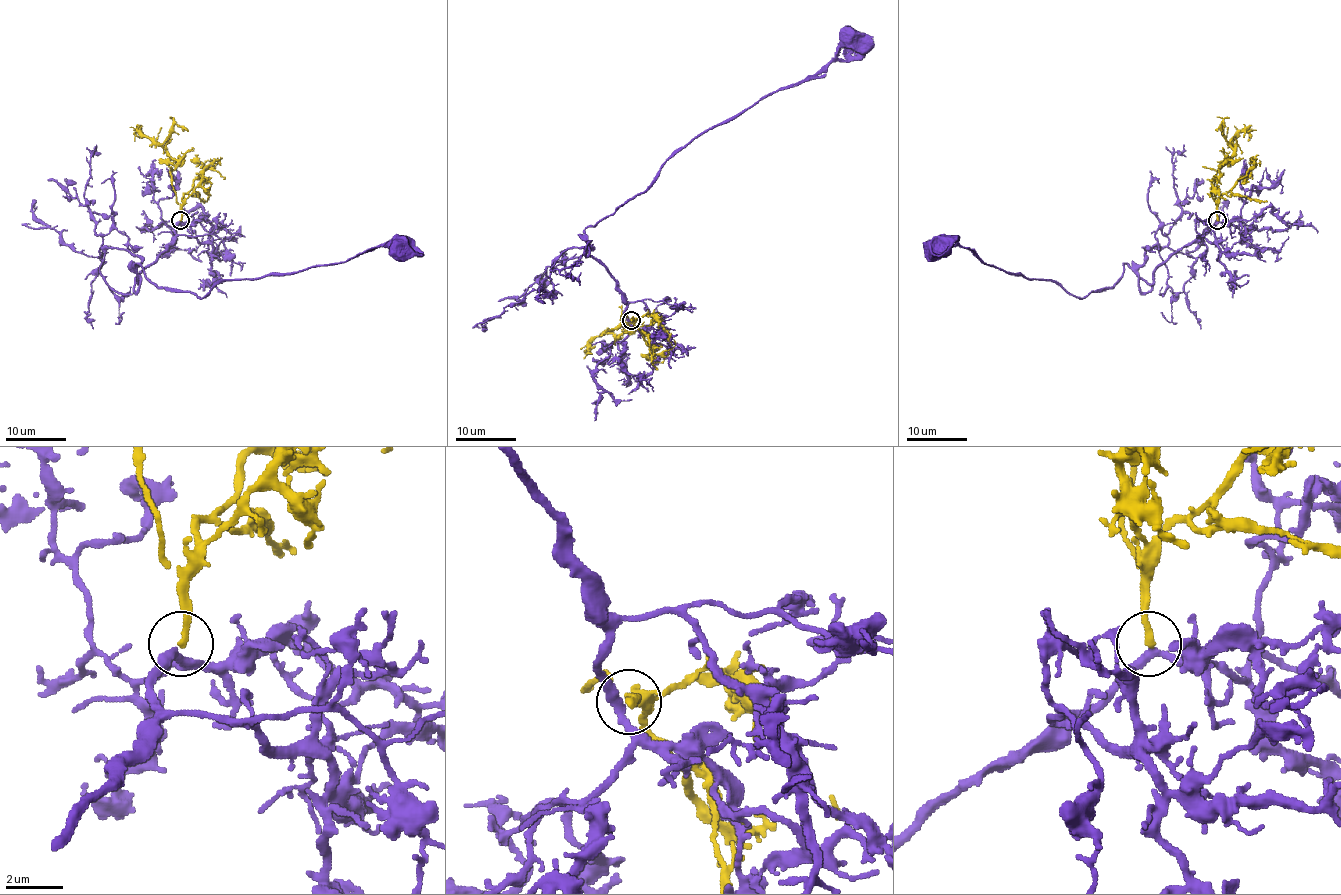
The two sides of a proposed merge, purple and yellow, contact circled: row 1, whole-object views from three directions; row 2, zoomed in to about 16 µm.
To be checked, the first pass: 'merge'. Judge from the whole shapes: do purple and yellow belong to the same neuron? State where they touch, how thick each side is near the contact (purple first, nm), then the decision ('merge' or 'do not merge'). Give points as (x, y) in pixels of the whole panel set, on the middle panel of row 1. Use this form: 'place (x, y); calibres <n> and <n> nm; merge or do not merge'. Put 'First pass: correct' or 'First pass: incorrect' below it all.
place (631, 320); calibres 280 and 240 nm; merge
First pass: correct

